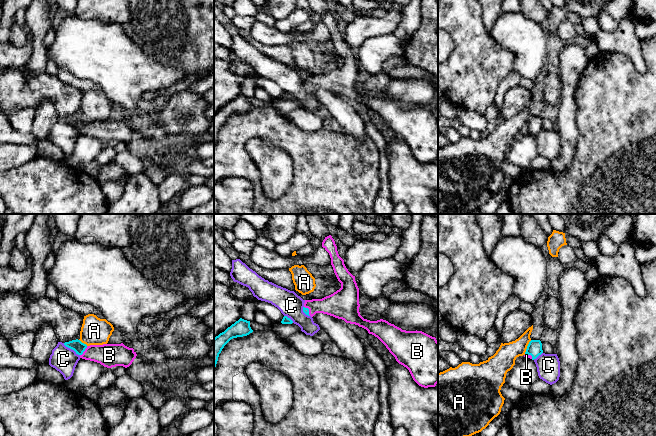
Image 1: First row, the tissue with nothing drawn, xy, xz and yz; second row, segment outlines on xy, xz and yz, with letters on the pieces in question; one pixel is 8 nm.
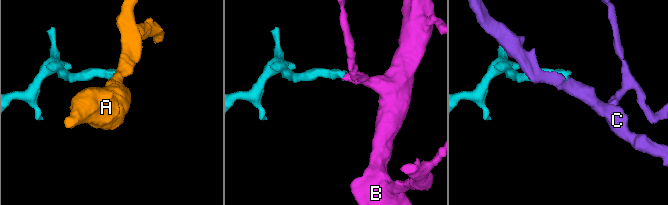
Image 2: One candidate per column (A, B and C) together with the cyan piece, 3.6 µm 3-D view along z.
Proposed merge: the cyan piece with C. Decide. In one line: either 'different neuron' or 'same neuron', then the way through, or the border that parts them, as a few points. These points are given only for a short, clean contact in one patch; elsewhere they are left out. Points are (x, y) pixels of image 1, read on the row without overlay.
different neuron | along xy (63, 119), (79, 131)

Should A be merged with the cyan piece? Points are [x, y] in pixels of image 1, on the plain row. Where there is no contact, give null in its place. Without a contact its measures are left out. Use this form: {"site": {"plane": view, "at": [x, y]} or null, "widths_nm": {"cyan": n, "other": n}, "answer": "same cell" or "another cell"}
{"site": {"plane": "yz", "at": [527, 123]}, "widths_nm": {"cyan": 120, "other": 180}, "answer": "another cell"}

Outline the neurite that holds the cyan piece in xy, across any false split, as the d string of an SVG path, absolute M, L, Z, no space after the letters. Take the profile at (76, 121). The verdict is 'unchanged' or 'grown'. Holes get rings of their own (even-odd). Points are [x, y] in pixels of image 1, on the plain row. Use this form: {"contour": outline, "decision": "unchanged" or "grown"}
{"contour": "M80 116L65 118L64 121L76 128L80 134L100 139L104 143L129 143L137 130L133 124L121 120L90 121Z", "decision": "grown"}

